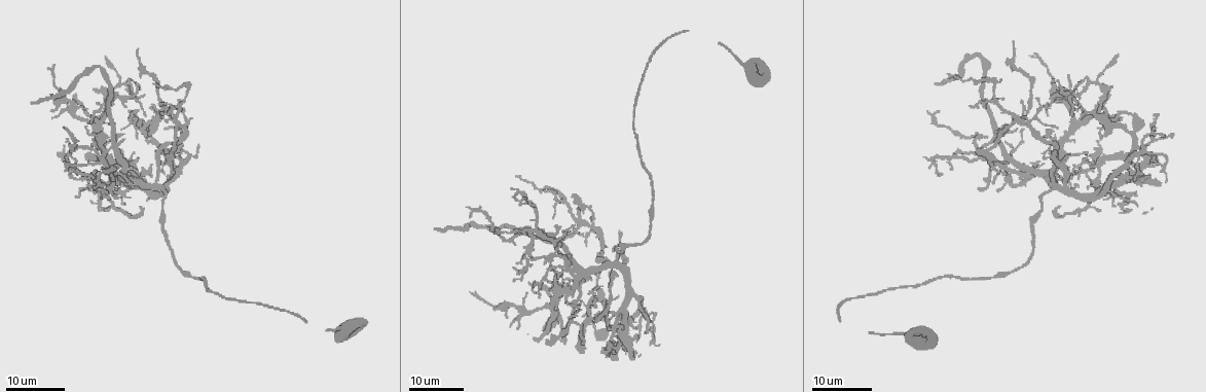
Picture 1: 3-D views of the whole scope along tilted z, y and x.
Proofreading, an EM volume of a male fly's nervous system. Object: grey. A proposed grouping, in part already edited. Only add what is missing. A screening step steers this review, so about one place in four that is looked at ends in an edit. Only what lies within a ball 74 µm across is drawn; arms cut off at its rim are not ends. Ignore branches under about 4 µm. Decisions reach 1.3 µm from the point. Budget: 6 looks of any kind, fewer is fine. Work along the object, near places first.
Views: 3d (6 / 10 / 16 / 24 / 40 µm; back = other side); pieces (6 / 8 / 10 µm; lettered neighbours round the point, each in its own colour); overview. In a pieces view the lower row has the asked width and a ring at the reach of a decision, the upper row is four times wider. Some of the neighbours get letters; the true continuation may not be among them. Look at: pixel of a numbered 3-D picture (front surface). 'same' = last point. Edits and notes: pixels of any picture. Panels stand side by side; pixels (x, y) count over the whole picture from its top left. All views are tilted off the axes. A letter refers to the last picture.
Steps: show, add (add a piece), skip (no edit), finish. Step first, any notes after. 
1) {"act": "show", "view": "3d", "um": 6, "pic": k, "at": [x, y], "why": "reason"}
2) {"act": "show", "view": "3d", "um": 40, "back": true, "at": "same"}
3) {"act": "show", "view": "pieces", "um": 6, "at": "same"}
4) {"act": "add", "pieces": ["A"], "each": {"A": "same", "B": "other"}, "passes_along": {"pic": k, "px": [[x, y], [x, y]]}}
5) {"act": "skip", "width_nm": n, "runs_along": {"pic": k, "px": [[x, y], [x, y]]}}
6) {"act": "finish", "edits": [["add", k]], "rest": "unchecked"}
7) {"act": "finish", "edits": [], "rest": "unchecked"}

{"act": "show", "view": "3d", "um": 24, "pic": 1, "at": [1049, 152], "why": "tapers out"}

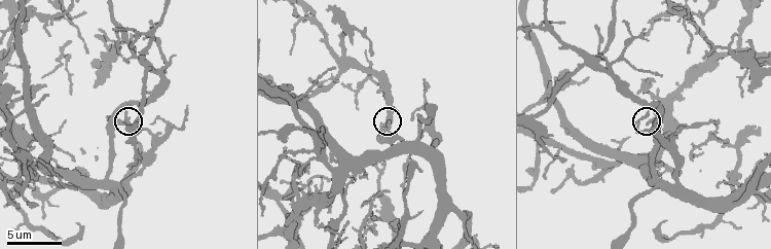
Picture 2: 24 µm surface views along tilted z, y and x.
{"act": "show", "view": "pieces", "um": 8, "pic": 2, "at": [126, 123]}

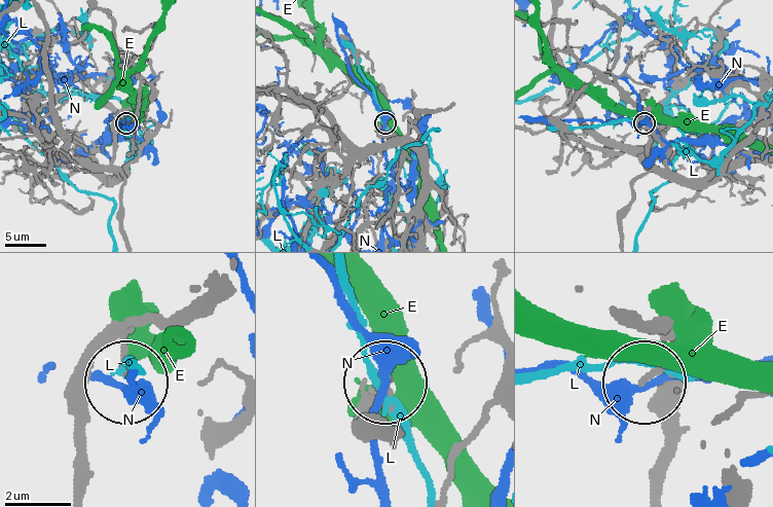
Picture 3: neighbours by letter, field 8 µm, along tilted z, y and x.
{"act": "skip", "each": {"E": "other", "L": "other", "N": "other"}, "found": "no lettered piece goes on from it"}

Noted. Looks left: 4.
{"act": "show", "view": "3d", "um": 16, "pic": 1, "at": [540, 296], "why": "tapers out"}

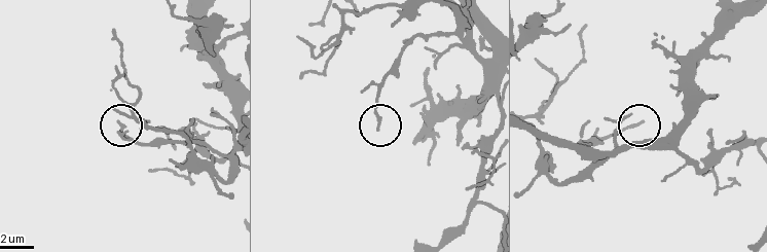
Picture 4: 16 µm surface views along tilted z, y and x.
{"act": "show", "view": "pieces", "um": 6, "pic": 4, "at": [641, 121], "why": "what lies round it"}

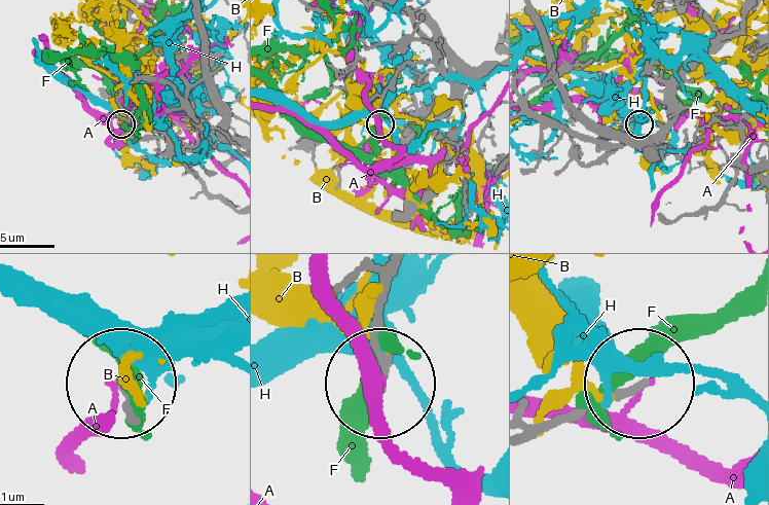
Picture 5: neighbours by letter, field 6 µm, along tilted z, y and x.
{"act": "skip", "each": {"A": "other", "B": "other", "F": "other", "H": "other"}, "found": "none of them fits"}

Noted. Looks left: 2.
{"act": "show", "view": "3d", "um": 10, "pic": 2, "at": [310, 78], "why": "an open end"}

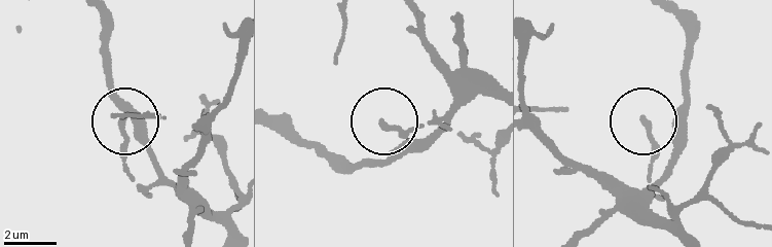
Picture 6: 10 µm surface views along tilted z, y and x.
{"act": "show", "view": "pieces", "um": 10, "pic": 6, "at": [381, 122]}

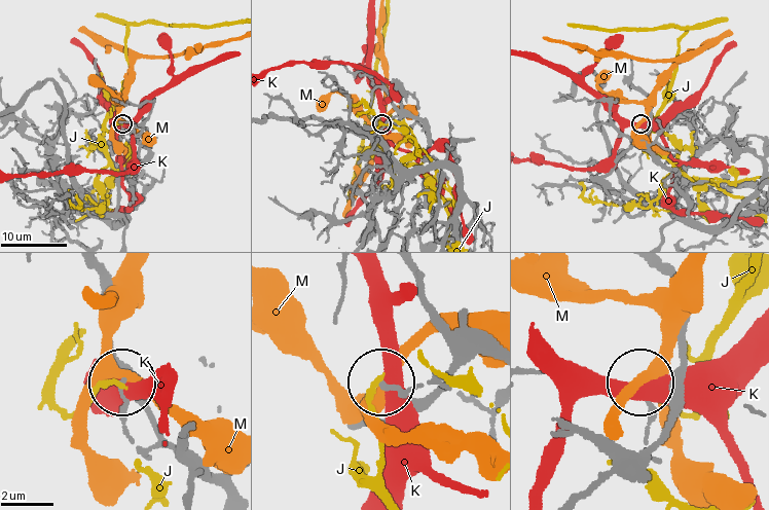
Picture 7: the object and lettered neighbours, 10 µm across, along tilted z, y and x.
{"act": "skip", "width_nm": 190, "each": {"J": "other", "K": "other", "M": "other"}, "found": "none of them fits"}

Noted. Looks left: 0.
{"act": "finish", "edits": [], "rest": "unchecked"}

